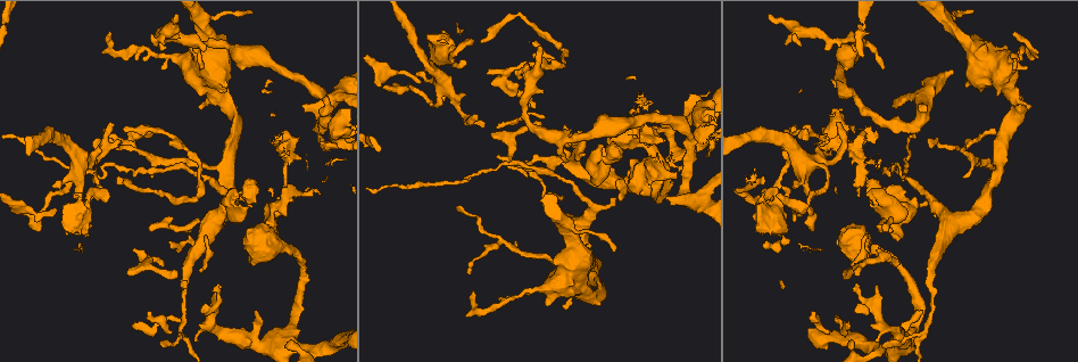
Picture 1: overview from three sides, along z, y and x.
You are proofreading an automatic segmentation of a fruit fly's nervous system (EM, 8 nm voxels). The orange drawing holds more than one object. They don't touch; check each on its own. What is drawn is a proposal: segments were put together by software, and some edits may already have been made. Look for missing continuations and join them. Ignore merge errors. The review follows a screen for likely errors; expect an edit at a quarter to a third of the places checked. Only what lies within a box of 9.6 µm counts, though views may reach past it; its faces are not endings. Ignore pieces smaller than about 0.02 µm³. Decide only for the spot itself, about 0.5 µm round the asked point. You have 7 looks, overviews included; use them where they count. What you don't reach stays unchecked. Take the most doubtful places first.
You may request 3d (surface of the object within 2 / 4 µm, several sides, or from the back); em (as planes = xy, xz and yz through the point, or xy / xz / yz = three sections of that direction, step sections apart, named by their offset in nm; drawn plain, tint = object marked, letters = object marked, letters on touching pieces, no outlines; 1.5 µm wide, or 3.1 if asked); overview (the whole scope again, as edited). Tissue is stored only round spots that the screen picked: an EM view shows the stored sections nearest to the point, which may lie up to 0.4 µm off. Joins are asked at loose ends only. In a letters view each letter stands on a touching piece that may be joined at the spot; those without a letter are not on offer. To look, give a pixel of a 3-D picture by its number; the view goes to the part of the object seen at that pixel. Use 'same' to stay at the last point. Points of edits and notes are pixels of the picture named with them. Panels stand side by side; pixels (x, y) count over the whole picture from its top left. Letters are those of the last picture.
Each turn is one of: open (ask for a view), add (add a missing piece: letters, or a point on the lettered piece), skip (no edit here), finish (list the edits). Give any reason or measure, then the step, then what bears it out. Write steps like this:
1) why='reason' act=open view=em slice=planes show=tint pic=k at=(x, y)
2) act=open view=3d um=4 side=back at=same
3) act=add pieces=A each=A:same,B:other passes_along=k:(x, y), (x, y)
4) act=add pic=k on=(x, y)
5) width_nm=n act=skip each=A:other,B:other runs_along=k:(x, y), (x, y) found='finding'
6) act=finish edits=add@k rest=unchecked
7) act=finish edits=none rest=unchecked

why='an open end' act=open view=3d um=4 pic=1 at=(813, 230)

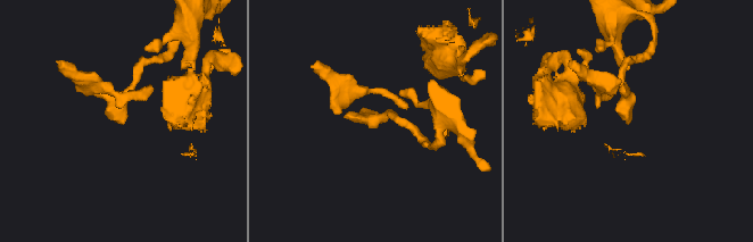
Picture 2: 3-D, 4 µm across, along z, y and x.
act=open view=em slice=planes show=plain pic=2 at=(121, 123)

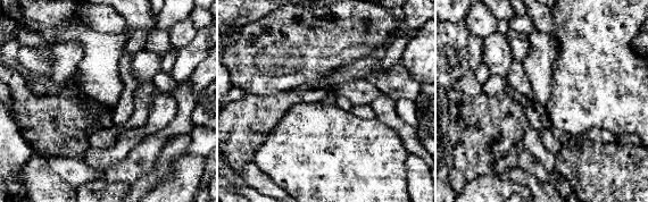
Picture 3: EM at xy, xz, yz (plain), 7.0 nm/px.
why='see the neighbours' act=open view=em slice=planes show=letters at=same

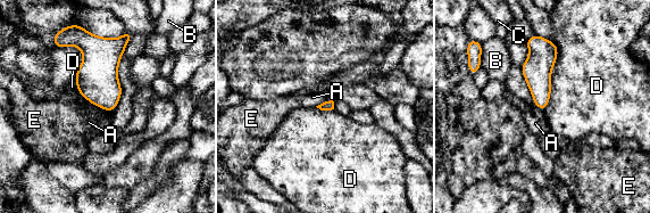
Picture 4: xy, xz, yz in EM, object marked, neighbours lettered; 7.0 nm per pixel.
longest_contact=D:480nm act=skip each=A:other,B:other,C:other,D:other,E:other found='no lettered piece goes on from it'

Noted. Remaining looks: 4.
why='stops while still wide' act=open view=em slice=planes show=plain pic=1 at=(568, 307)

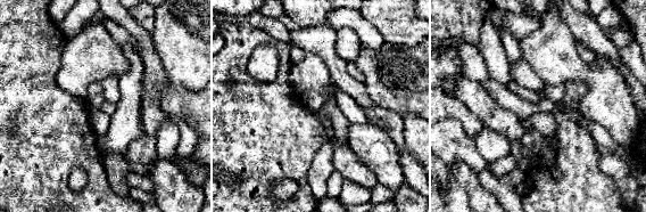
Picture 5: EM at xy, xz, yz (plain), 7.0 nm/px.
act=open view=em slice=planes show=letters at=same

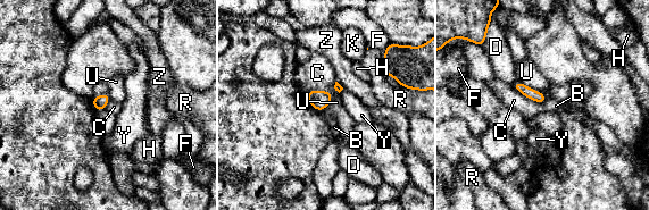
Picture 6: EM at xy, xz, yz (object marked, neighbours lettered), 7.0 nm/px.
longest_contact=U:260nm act=skip each=B:other,C:other,D:other,F:other,H:other,K:other,R:other,U:other,Y:other,Z:other border=6:(306, 92), (329, 91), (332, 100) found='no lettered piece goes on from it'

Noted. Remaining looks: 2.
why='branch stops here' act=open view=em slice=xy step=8 show=letters pic=1 at=(160, 345)

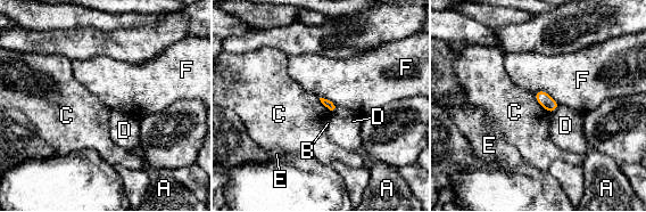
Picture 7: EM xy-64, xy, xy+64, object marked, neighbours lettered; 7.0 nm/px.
act=open view=em slice=planes show=letters at=same

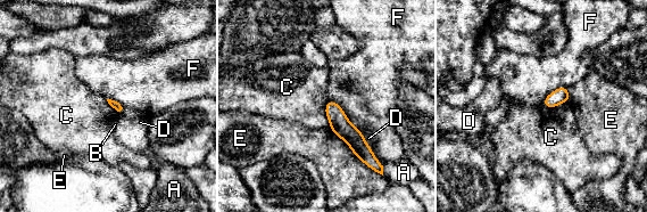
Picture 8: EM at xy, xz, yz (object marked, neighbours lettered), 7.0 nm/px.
act=skip each=A:other,B:other,C:other,D:other,E:other,F:other border=8:(328, 100), (325, 116), (330, 128) found='none of them fits'

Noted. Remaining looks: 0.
act=finish edits=none rest=unchecked

